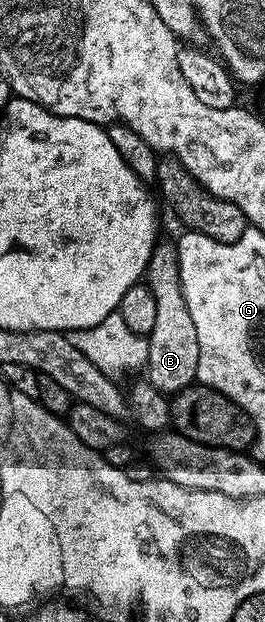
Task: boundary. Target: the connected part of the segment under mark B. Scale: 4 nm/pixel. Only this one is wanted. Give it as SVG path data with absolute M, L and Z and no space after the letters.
M159 242L155 247L150 264L146 266L144 276L146 286L152 289L156 297L156 325L144 347L145 378L156 390L167 397L173 397L179 391L191 386L198 378L200 361L200 341L196 341L196 325L192 325L192 313L184 301L178 272L178 249L173 242Z

